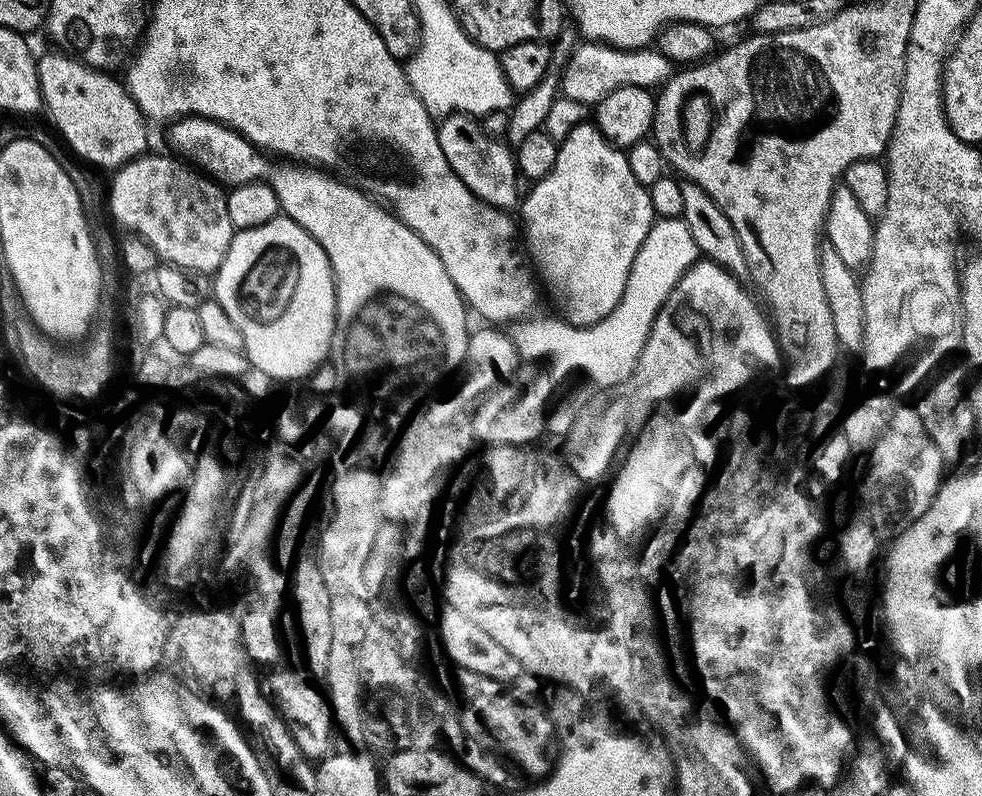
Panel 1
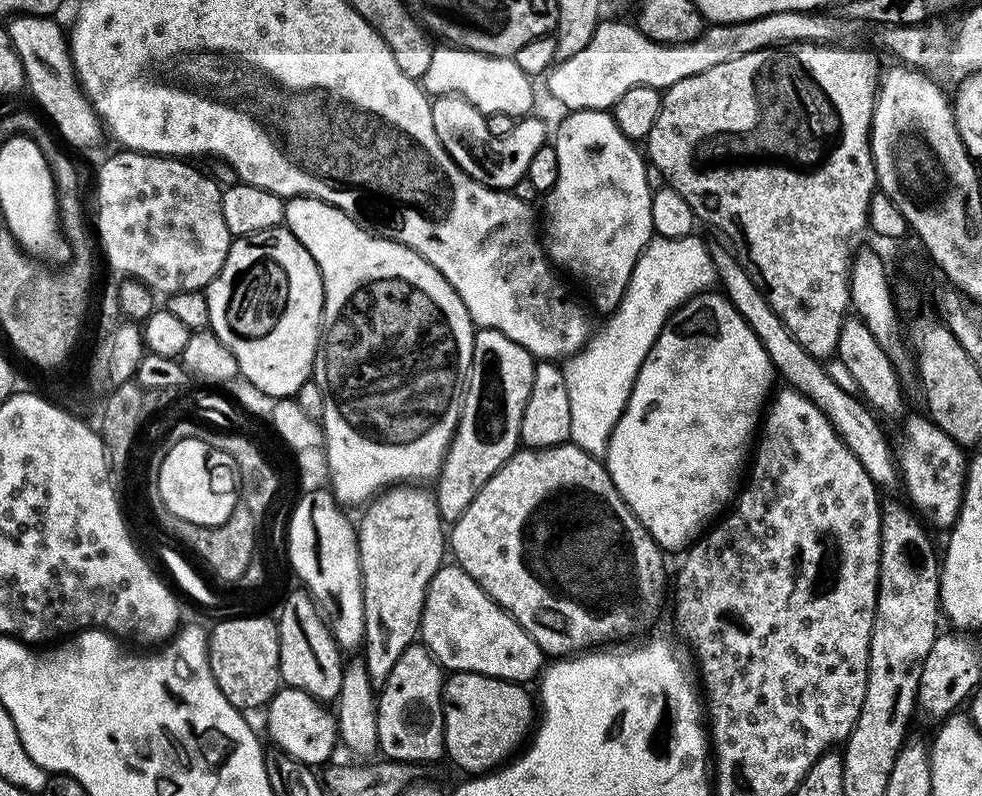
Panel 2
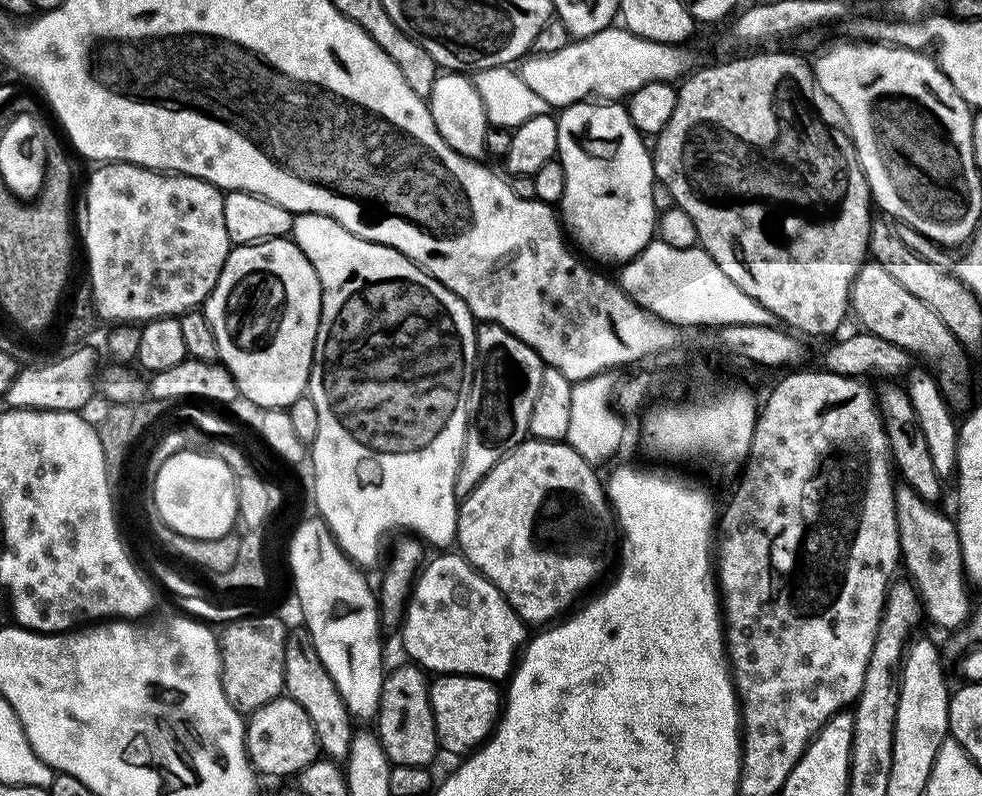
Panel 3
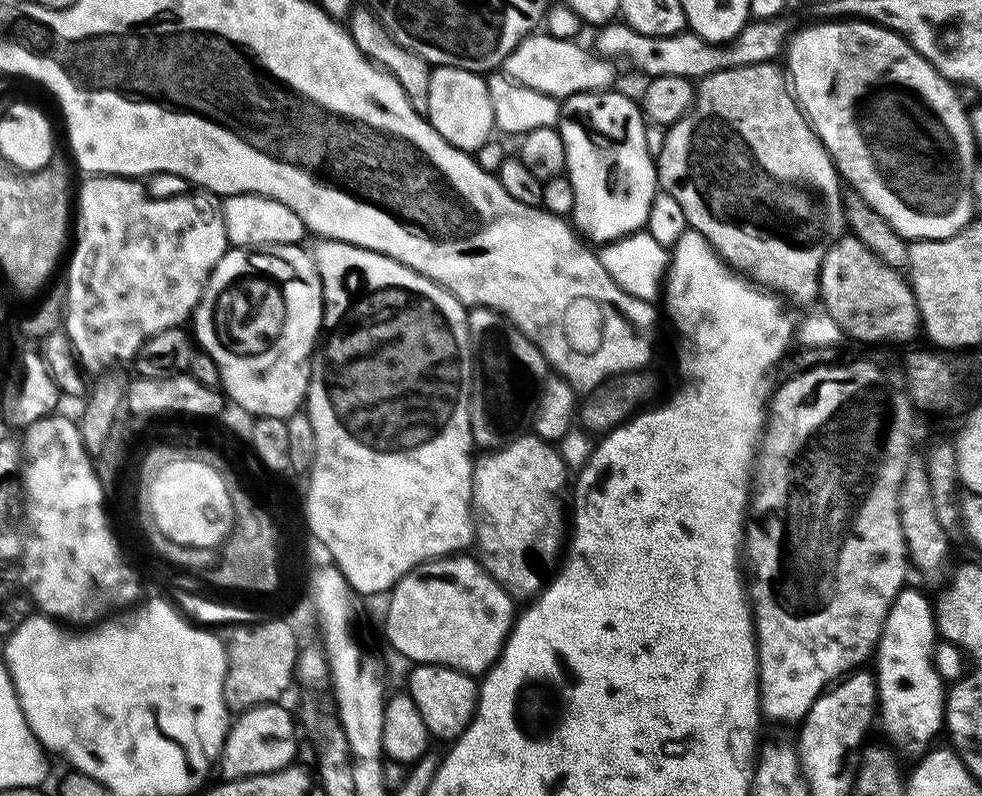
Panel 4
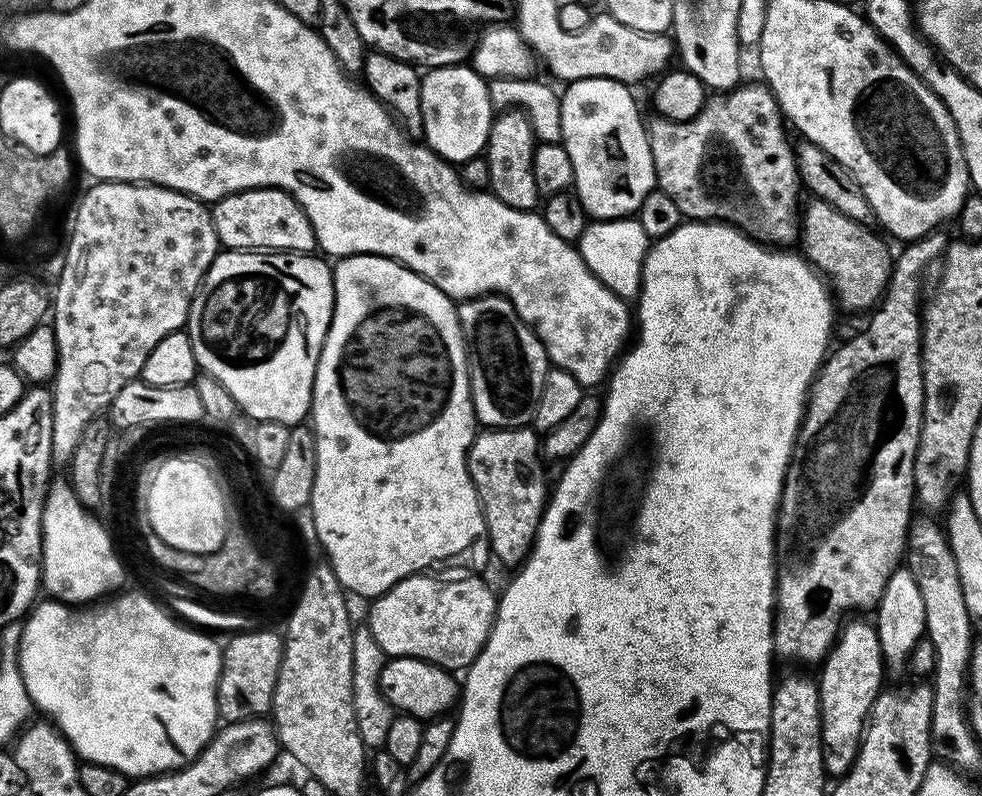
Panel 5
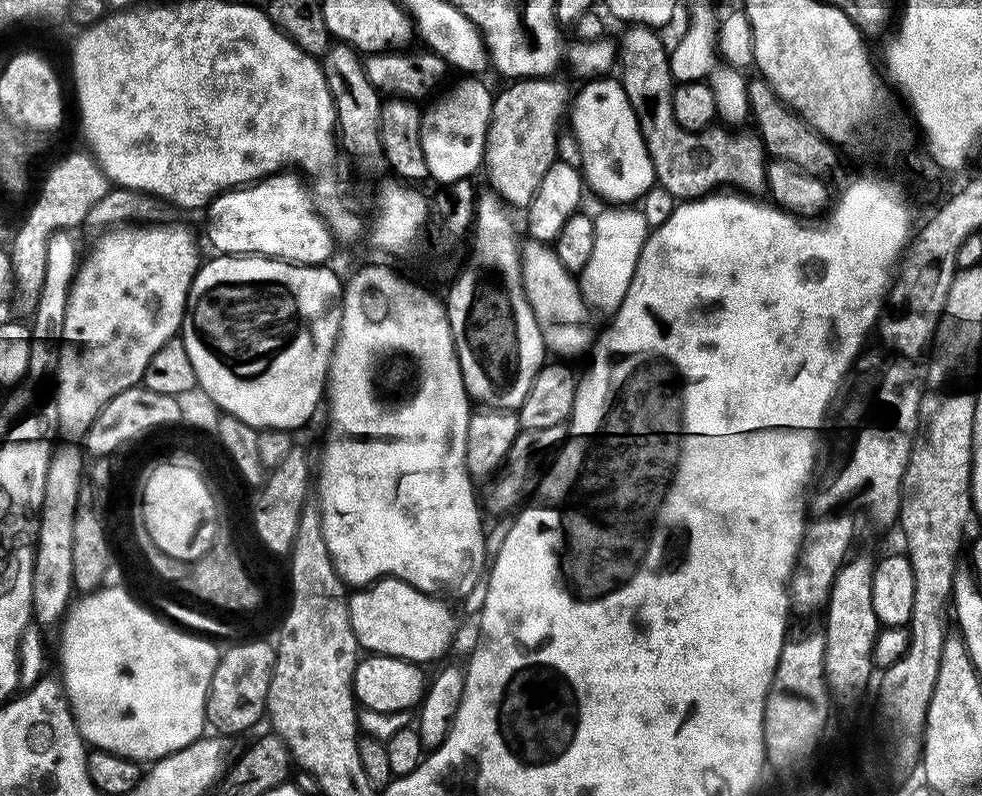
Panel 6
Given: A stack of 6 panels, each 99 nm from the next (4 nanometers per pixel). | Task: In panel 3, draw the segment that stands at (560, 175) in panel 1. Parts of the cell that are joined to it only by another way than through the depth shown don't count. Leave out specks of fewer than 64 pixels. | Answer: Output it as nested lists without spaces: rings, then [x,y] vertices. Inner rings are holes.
[[[581,102],[578,104],[569,104],[567,108],[563,109],[556,116],[556,125],[558,126],[558,146],[556,147],[556,151],[562,170],[566,170],[566,190],[560,199],[558,212],[562,217],[562,224],[566,229],[567,235],[571,237],[574,244],[574,239],[576,239],[577,245],[575,244],[575,247],[581,253],[589,252],[596,260],[605,260],[608,264],[616,264],[615,266],[620,266],[629,260],[633,260],[646,245],[653,243],[654,233],[658,228],[658,207],[656,208],[656,200],[652,197],[652,184],[654,188],[652,153],[649,145],[644,145],[646,143],[645,137],[634,126],[634,122],[630,122],[628,109],[620,102]]]

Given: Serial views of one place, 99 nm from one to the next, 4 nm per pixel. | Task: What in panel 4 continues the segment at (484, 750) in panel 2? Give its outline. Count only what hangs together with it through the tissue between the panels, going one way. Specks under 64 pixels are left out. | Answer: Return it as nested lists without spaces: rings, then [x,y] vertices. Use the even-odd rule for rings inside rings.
[[[417,664],[407,673],[406,691],[414,698],[414,706],[418,706],[418,714],[422,714],[422,722],[426,722],[429,737],[440,740],[455,741],[468,729],[468,723],[476,715],[478,684],[473,677],[446,666],[437,664]]]

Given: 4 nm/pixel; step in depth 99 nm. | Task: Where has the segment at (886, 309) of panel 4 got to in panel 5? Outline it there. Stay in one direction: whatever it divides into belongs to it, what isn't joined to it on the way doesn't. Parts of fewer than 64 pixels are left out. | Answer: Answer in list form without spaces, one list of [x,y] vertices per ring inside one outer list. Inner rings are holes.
[[[822,199],[811,200],[800,218],[800,247],[804,258],[827,278],[839,307],[841,304],[852,312],[873,309],[892,276],[893,252],[878,235],[866,230],[865,225],[842,215]]]

